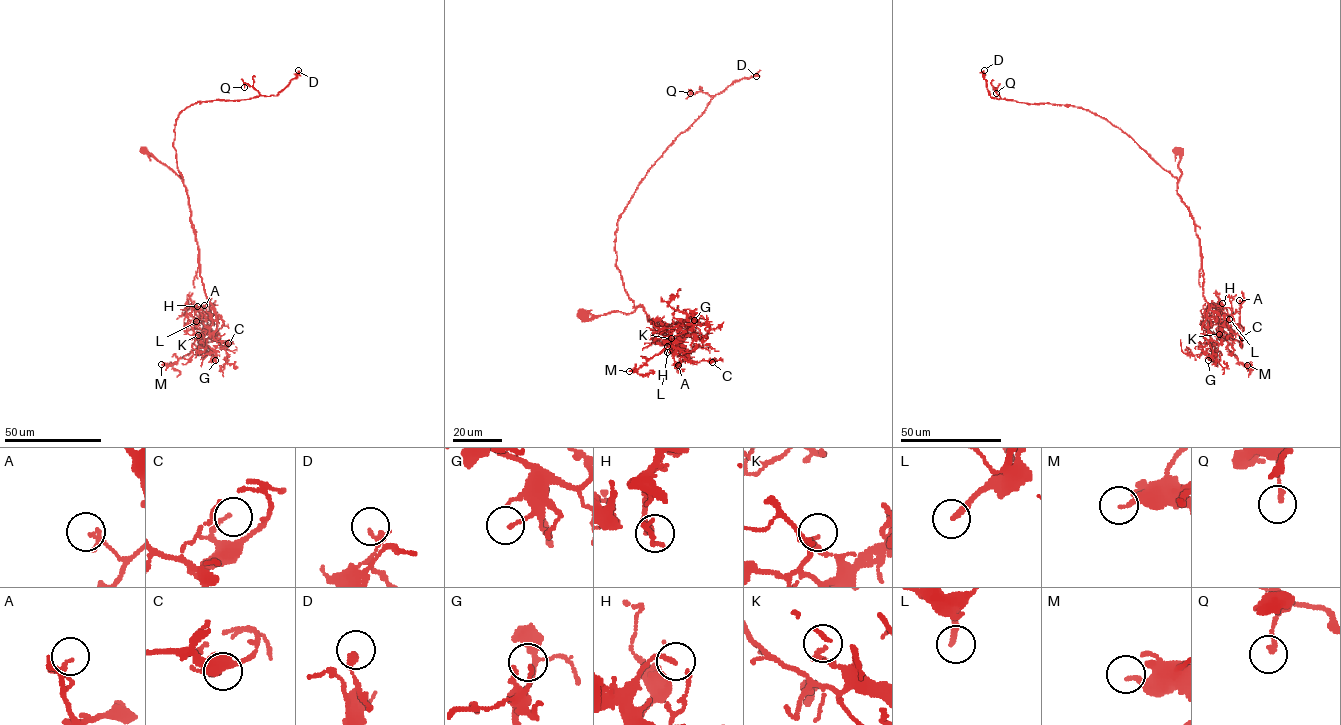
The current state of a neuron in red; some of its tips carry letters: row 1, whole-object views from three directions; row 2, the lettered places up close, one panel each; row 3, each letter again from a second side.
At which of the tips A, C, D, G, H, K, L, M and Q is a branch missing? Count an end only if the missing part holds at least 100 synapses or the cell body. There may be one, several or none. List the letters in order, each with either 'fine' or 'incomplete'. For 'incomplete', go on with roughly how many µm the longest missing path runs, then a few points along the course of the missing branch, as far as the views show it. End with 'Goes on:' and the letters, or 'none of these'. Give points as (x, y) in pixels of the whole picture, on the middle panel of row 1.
A: fine
C: fine
D: fine
G: fine
H: fine
K: fine
L: incomplete; missing 60 µm; course (667, 352), (661, 364), (651, 365), (641, 373), (631, 374), (621, 381), (612, 369), (622, 358)
M: fine
Q: fine
Goes on: L

